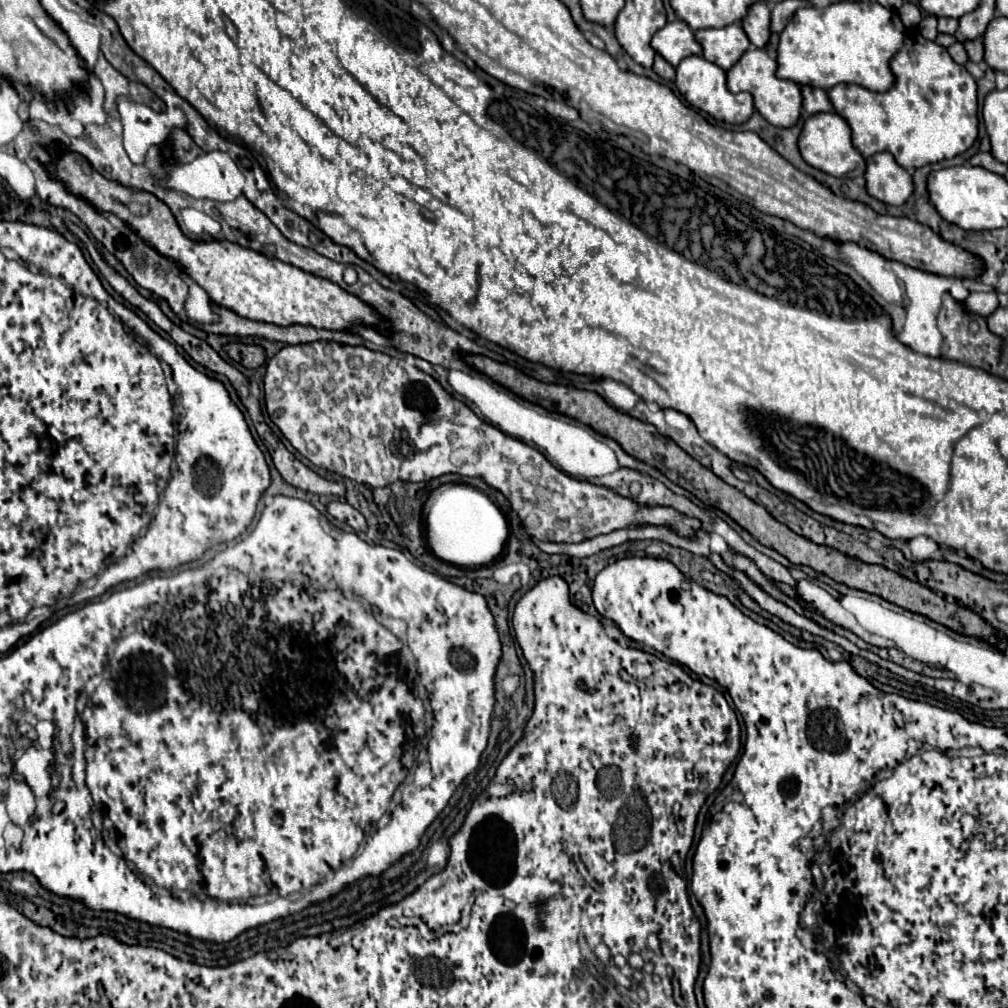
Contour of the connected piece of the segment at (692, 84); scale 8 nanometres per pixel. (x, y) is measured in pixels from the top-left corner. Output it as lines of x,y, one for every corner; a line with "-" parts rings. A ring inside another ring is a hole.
687,56
687,58
683,58
681,64
677,66
675,84
677,84
679,92
685,96
685,100
691,106
707,112
715,120
723,120
723,122
729,122
729,124
743,124
755,110
753,108
753,96
749,92
739,92
739,94
729,92
725,70
719,68
717,64
711,64
703,56

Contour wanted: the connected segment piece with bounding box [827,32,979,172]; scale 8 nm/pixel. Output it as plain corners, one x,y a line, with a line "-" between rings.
919,32
909,34
903,50
899,50
891,60
891,70
897,78
895,86
883,94
871,92
857,84
837,84
827,94
831,96
831,104
839,116
847,120
853,132
853,146
865,156
873,156
877,152
891,152
899,166
913,172
921,166
941,162
953,158
973,146
979,132
977,120
977,84
973,76
951,60
949,52
943,46
923,38

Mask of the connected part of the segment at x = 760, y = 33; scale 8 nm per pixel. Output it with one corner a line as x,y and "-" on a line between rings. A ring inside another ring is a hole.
757,2
749,8
747,16
743,18
743,30
751,44
757,48
765,48
771,40
771,10
765,2

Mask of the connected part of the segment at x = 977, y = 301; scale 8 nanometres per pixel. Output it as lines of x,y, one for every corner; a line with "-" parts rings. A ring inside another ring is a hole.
971,292
969,298
965,300
965,308
969,312
981,312
981,314
991,314
999,306
997,302
997,292

